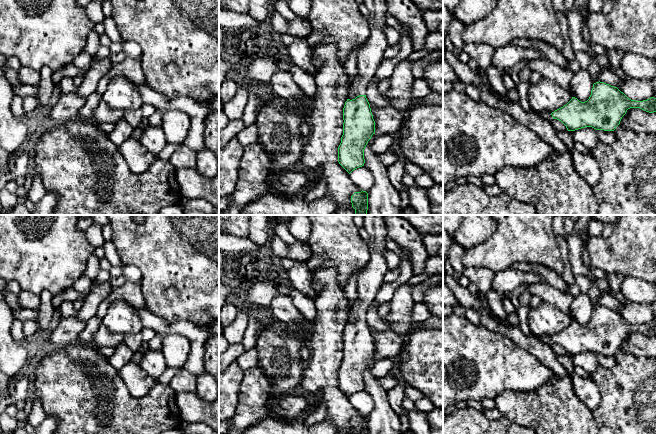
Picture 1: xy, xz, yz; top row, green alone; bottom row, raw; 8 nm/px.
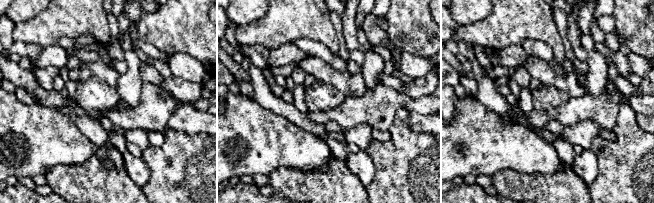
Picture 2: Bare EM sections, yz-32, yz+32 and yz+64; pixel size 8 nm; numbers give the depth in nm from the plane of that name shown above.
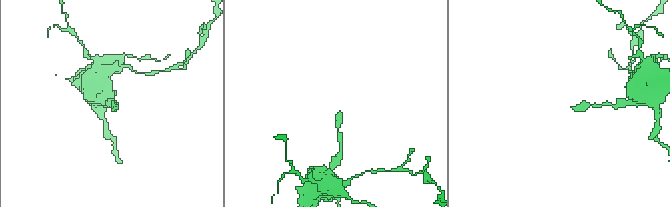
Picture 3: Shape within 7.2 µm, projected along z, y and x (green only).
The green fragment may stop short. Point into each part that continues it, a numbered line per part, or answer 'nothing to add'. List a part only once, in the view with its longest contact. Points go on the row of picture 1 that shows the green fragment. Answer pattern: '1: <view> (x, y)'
1: xz (369, 57)

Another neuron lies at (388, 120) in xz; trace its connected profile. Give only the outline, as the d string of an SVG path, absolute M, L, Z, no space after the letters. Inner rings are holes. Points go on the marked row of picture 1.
M372 105L371 112L376 124L375 134L395 136L401 128L404 114L391 106L377 107Z

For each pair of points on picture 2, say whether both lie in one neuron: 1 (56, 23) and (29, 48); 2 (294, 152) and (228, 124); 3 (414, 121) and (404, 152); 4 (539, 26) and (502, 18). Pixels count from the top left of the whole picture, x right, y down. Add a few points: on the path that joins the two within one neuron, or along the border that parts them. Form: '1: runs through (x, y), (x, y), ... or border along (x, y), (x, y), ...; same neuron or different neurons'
1: border along (14, 40), (34, 43), (40, 47); different neurons
2: runs through (278, 143), (244, 138); same neuron
3: border along (408, 110), (409, 125), (416, 131), (430, 134); different neurons
4: runs through (530, 18), (511, 18); same neuron

